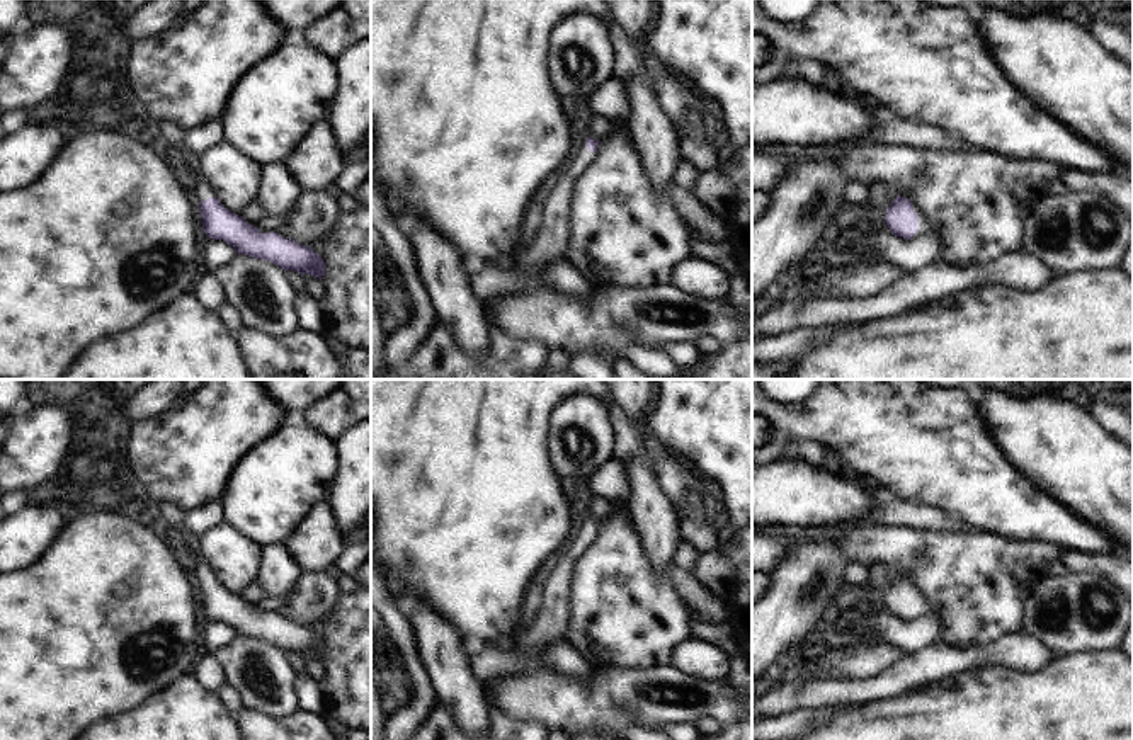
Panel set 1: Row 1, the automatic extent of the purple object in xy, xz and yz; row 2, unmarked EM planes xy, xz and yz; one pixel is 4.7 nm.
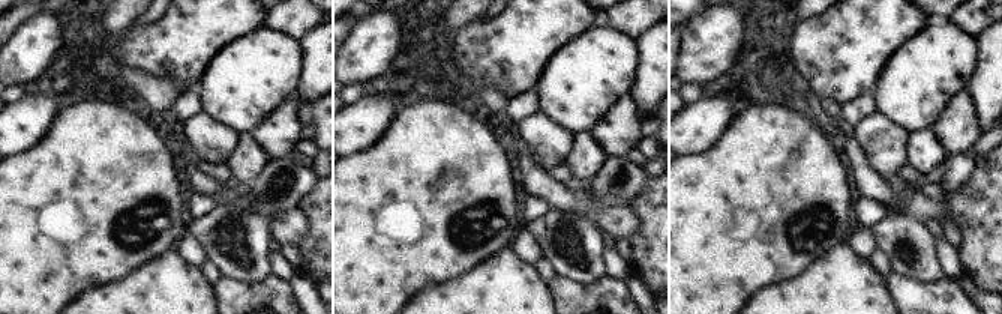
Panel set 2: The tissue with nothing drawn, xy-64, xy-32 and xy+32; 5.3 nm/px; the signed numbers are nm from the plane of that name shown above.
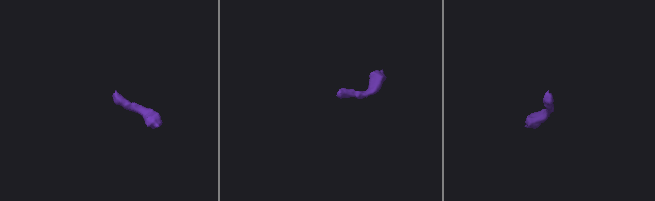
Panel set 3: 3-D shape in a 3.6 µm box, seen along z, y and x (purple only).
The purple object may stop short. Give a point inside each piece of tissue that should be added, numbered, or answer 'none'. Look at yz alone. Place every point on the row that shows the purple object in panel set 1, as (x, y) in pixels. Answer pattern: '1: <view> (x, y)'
none

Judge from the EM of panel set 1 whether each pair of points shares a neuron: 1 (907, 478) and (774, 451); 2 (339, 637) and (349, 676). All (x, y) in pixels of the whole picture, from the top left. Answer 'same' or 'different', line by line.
1: same
2: same

